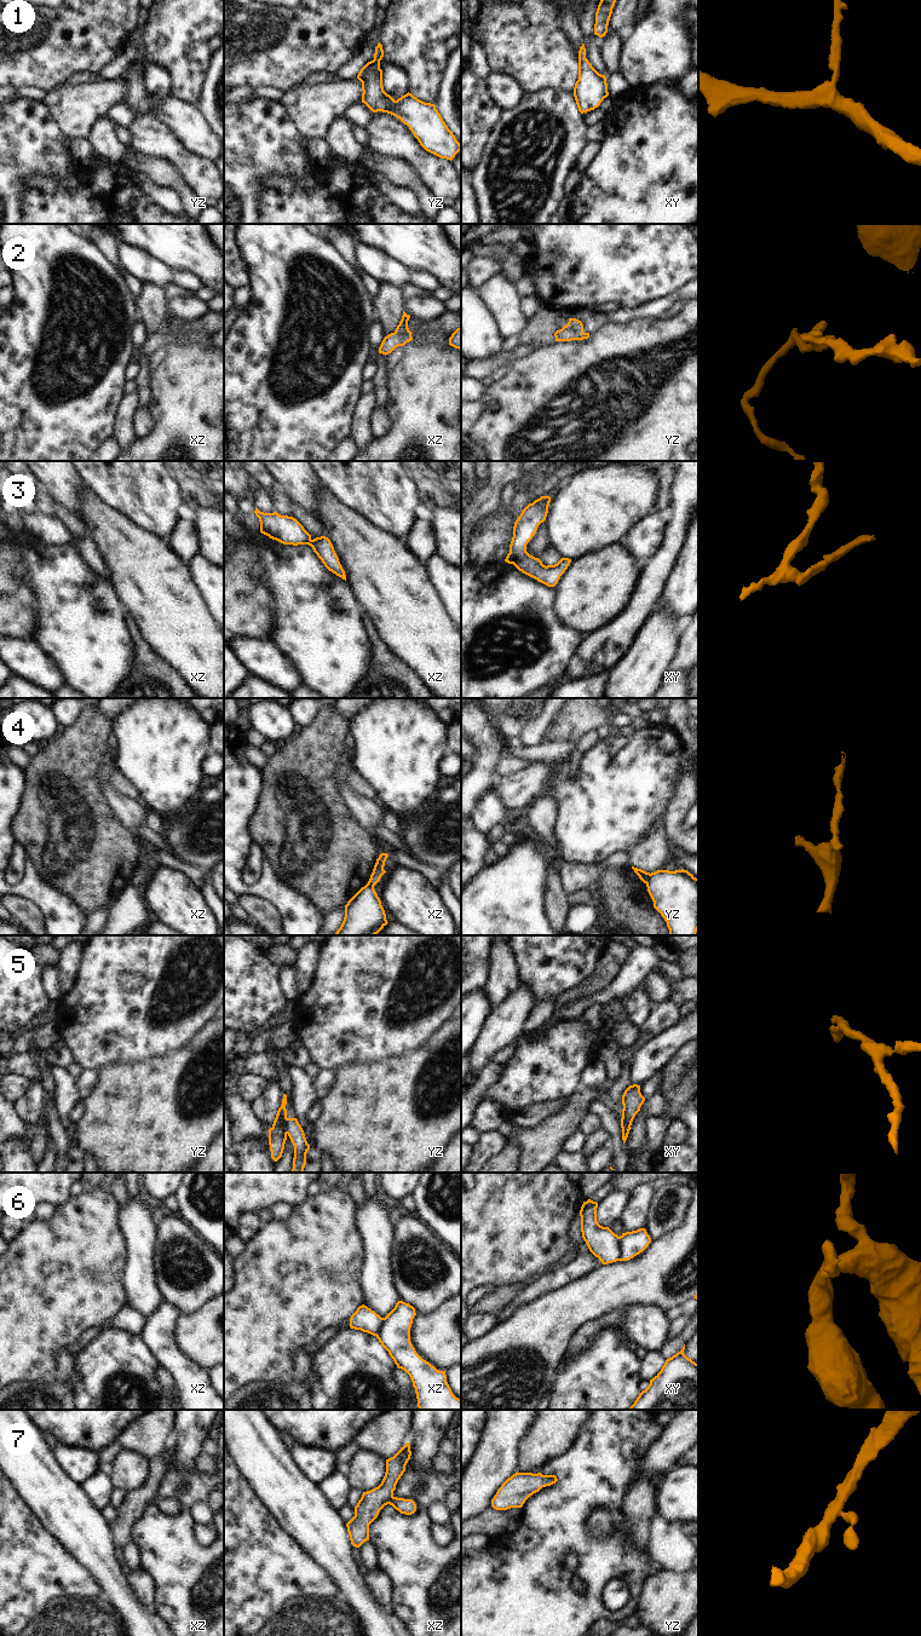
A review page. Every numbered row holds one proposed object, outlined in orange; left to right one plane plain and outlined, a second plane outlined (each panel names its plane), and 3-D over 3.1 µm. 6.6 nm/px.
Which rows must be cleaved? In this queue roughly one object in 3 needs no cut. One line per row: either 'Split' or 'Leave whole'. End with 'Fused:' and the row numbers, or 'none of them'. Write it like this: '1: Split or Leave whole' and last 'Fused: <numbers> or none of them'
1: Leave whole
2: Split
3: Leave whole
4: Split
5: Split
6: Split
7: Leave whole
Fused: 2, 4, 5, 6.

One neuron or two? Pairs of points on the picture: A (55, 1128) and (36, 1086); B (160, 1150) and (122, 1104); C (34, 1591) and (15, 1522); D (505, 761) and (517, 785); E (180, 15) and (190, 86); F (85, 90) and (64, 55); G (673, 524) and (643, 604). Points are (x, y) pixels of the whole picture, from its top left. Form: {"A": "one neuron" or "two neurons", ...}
{"A": "two neurons", "B": "one neuron", "C": "one neuron", "D": "two neurons", "E": "one neuron", "F": "two neurons", "G": "one neuron"}

